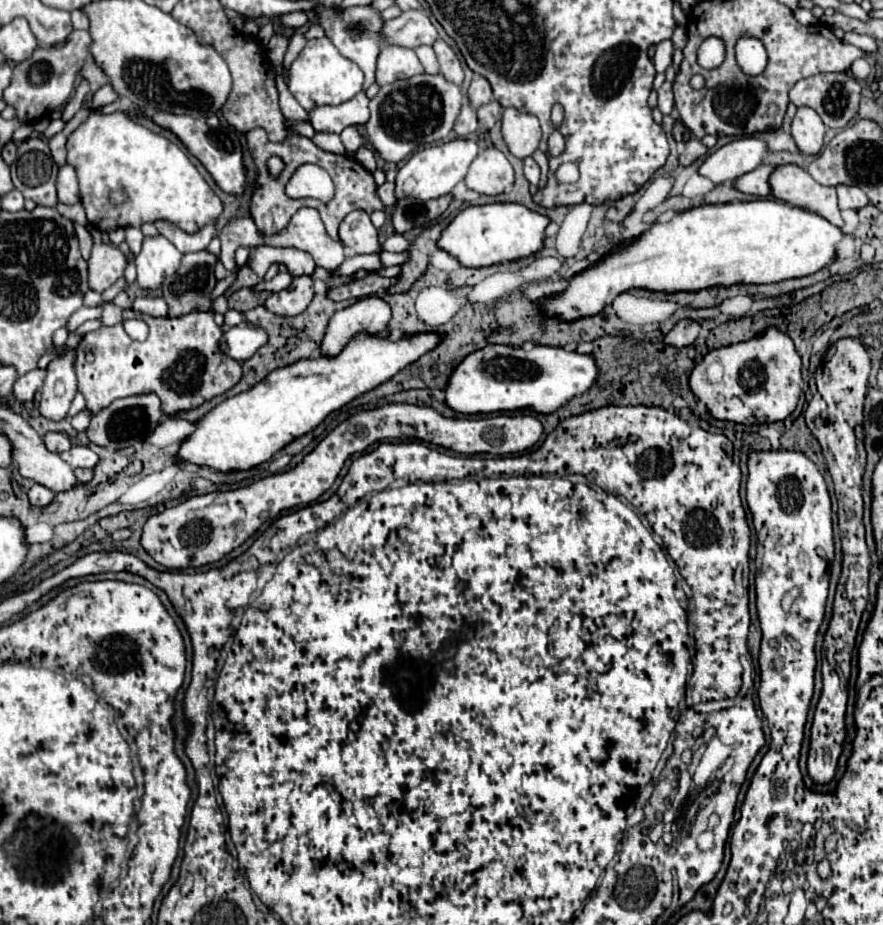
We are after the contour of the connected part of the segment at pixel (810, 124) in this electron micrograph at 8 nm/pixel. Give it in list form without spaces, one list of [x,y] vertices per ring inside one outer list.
[[[798,108],[792,120],[792,138],[802,154],[818,154],[824,144],[826,126],[812,108]]]

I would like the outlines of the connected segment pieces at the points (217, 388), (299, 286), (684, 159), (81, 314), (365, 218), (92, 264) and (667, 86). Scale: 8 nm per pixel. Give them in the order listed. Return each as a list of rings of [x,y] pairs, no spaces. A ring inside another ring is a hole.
[[[128,308],[124,318],[144,320],[150,326],[148,338],[136,342],[124,332],[122,324],[116,324],[84,334],[76,348],[78,392],[84,396],[90,414],[98,414],[98,410],[110,406],[116,398],[158,394],[162,412],[174,416],[228,392],[242,378],[242,364],[220,350],[224,330],[214,322],[212,310],[192,310],[178,318],[152,318]]]
[[[296,276],[286,290],[270,294],[264,306],[278,316],[296,316],[306,310],[312,296],[314,296],[314,286],[310,276]]]
[[[688,140],[686,144],[684,144],[684,150],[682,150],[682,154],[680,154],[680,164],[682,166],[690,166],[694,160],[698,160],[700,156],[704,156],[708,152],[708,148],[700,142],[700,140]]]
[[[82,306],[80,310],[76,310],[76,312],[70,316],[68,324],[66,324],[66,330],[68,330],[68,340],[66,340],[66,344],[72,348],[72,346],[74,346],[74,344],[72,344],[72,338],[76,338],[76,328],[78,328],[82,322],[86,322],[86,320],[100,318],[100,314],[102,314],[102,306],[96,306],[96,308],[86,308],[86,306]]]
[[[350,212],[340,224],[340,240],[342,244],[356,254],[382,252],[382,244],[378,242],[376,230],[372,230],[370,216],[366,212]]]
[[[94,228],[92,238],[94,238],[94,246],[92,246],[92,254],[88,260],[90,290],[104,292],[124,274],[126,256],[120,252],[116,244],[106,242],[100,230]]]
[[[666,80],[658,90],[658,110],[662,114],[670,114],[674,108],[674,96],[672,96],[672,82]]]

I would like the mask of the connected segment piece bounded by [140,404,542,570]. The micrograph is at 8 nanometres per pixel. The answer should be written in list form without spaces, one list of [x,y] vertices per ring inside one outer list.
[[[386,404],[382,408],[358,412],[340,422],[306,458],[292,470],[262,478],[250,486],[210,492],[180,502],[162,514],[150,516],[144,524],[140,544],[162,566],[170,570],[198,568],[220,560],[234,548],[242,546],[266,520],[274,520],[282,510],[308,506],[324,494],[336,480],[344,462],[370,444],[382,440],[424,440],[450,448],[460,454],[514,454],[532,448],[542,436],[542,424],[534,416],[496,414],[486,418],[446,418],[432,406],[420,404]]]

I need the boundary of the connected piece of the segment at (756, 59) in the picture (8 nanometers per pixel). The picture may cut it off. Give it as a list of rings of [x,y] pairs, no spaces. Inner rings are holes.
[[[742,36],[736,42],[736,60],[744,74],[758,76],[758,74],[762,74],[762,70],[766,70],[768,54],[766,54],[766,48],[762,46],[762,42],[758,42],[758,38]]]

